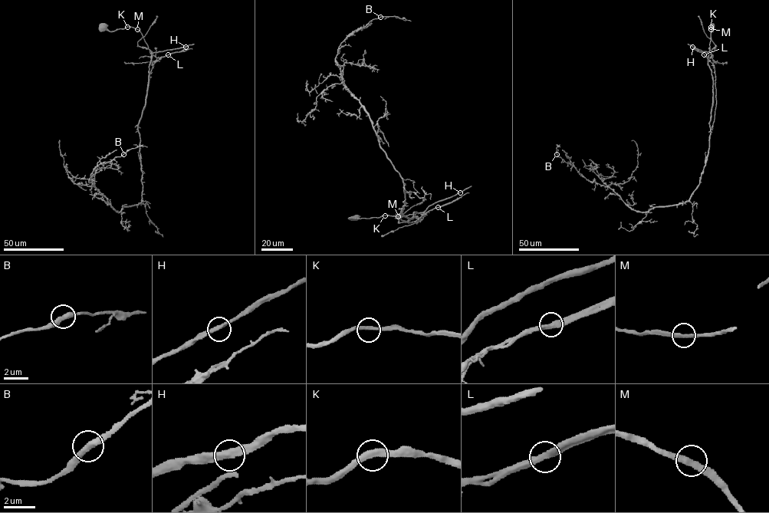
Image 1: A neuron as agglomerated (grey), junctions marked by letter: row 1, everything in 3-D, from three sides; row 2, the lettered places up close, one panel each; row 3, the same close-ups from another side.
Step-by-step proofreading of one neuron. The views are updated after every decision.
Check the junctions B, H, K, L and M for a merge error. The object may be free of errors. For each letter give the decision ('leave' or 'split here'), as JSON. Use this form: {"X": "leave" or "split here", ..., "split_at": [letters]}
{"B": "leave", "H": "leave", "K": "leave", "L": "leave", "M": "leave", "split_at": []}

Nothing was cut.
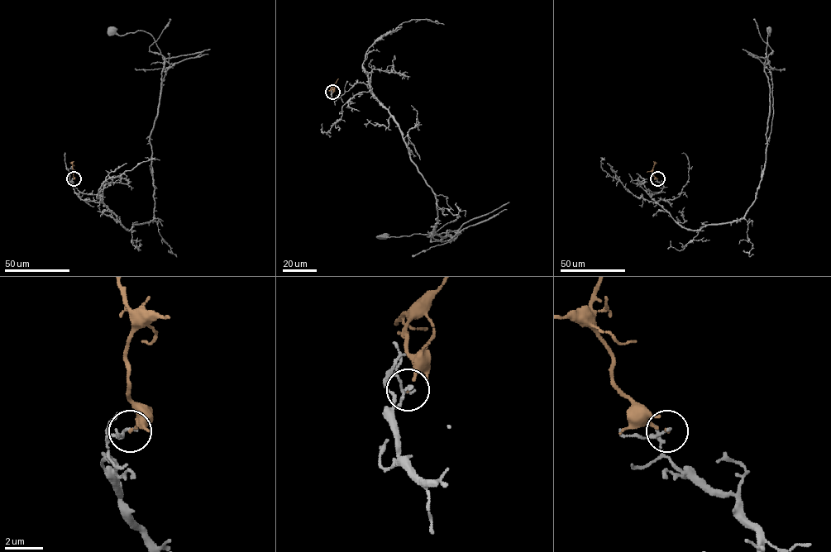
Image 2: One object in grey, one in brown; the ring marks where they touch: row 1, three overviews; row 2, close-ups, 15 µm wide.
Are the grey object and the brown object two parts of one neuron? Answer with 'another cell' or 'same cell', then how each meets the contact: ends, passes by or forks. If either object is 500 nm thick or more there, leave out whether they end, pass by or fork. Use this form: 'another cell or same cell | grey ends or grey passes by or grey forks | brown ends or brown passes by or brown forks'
another cell | grey ends | brown ends

